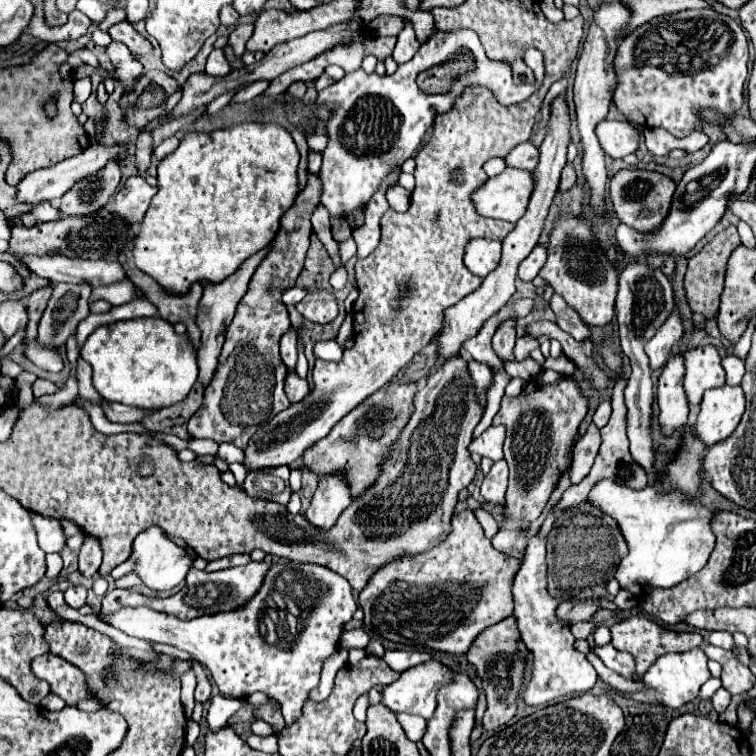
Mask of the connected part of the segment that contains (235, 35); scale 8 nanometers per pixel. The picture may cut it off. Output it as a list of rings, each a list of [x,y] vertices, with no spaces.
[[[239,23],[231,35],[229,35],[229,45],[235,49],[237,55],[243,55],[245,53],[245,43],[247,39],[251,37],[253,33],[253,23]]]

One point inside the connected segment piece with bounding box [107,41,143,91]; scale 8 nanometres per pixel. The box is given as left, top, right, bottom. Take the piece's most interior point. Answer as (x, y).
(127, 69)

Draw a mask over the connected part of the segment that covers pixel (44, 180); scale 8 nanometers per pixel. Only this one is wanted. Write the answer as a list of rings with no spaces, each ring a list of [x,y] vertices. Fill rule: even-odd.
[[[89,145],[83,153],[75,155],[75,157],[69,157],[53,167],[47,167],[47,169],[37,169],[33,173],[29,173],[19,185],[17,185],[17,195],[15,195],[15,201],[17,203],[29,203],[29,205],[37,205],[41,201],[53,201],[53,199],[59,199],[61,193],[65,193],[67,189],[73,187],[73,181],[79,181],[81,177],[89,177],[89,173],[97,173],[97,169],[103,169],[105,167],[105,161],[109,161],[109,157],[117,157],[117,149],[119,147],[109,147],[109,145]]]

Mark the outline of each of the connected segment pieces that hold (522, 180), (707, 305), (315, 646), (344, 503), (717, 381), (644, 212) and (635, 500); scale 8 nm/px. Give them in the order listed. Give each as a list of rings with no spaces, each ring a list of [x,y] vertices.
[[[507,167],[501,175],[487,179],[479,189],[475,189],[471,201],[481,217],[517,223],[527,209],[531,191],[531,173]]]
[[[729,225],[725,231],[717,233],[713,237],[713,241],[709,241],[691,261],[687,267],[687,275],[685,275],[685,289],[687,289],[687,301],[691,305],[691,309],[699,315],[703,315],[705,319],[715,317],[717,309],[719,309],[719,295],[723,291],[723,277],[725,277],[725,265],[729,255],[733,253],[733,249],[739,247],[739,233],[735,225]]]
[[[279,561],[279,563],[271,565],[271,569],[269,569],[269,573],[267,573],[267,577],[265,577],[265,585],[263,585],[261,591],[257,593],[257,597],[253,597],[253,601],[249,601],[249,605],[245,605],[245,607],[241,607],[241,609],[237,609],[237,611],[231,611],[231,613],[215,613],[215,615],[203,615],[203,617],[197,617],[197,619],[191,619],[191,621],[181,621],[181,619],[177,619],[175,615],[161,613],[161,611],[155,611],[155,609],[149,609],[149,607],[123,607],[123,609],[117,609],[117,611],[113,611],[113,613],[109,613],[109,615],[105,615],[103,611],[93,611],[93,607],[89,607],[89,605],[83,605],[78,611],[81,611],[83,615],[95,615],[95,617],[101,619],[103,623],[107,623],[107,625],[111,625],[111,627],[115,627],[115,629],[119,629],[119,631],[123,631],[123,633],[127,633],[127,635],[131,635],[131,637],[145,639],[145,641],[149,641],[149,643],[173,645],[173,647],[177,647],[177,649],[183,649],[183,651],[191,653],[195,661],[203,663],[203,665],[211,671],[213,681],[217,683],[219,691],[221,691],[225,697],[229,695],[229,697],[233,697],[233,699],[245,699],[245,697],[253,695],[255,691],[261,691],[261,693],[265,693],[265,695],[269,695],[269,697],[275,697],[275,699],[283,705],[285,723],[291,725],[291,723],[301,715],[301,707],[303,707],[305,699],[309,697],[311,689],[319,685],[321,665],[323,665],[323,661],[337,649],[339,637],[341,637],[341,625],[345,625],[345,623],[353,617],[355,609],[357,609],[357,603],[355,603],[355,599],[353,599],[353,595],[351,595],[351,585],[349,585],[349,581],[345,581],[341,575],[337,575],[337,573],[333,573],[331,569],[325,569],[325,567],[321,567],[321,565]]]
[[[339,475],[323,477],[319,481],[319,487],[313,495],[311,507],[307,509],[305,517],[313,527],[327,531],[337,523],[339,515],[349,507],[349,503],[351,503],[351,497],[345,485],[345,477],[339,477]]]
[[[713,345],[697,347],[685,351],[685,377],[683,387],[687,401],[699,405],[707,389],[725,385],[725,371],[721,367],[721,357]]]
[[[625,169],[619,171],[611,179],[611,199],[613,199],[613,209],[617,217],[627,223],[629,227],[637,229],[639,233],[653,233],[657,231],[671,207],[671,199],[675,193],[675,183],[655,171],[641,171],[641,169]]]
[[[601,479],[591,489],[587,503],[615,519],[629,547],[627,557],[615,569],[615,579],[637,597],[649,589],[667,589],[685,581],[707,563],[715,547],[715,535],[711,531],[713,511],[699,501],[691,501],[679,489],[663,491],[657,483],[649,483],[645,489],[631,489],[613,479]]]

